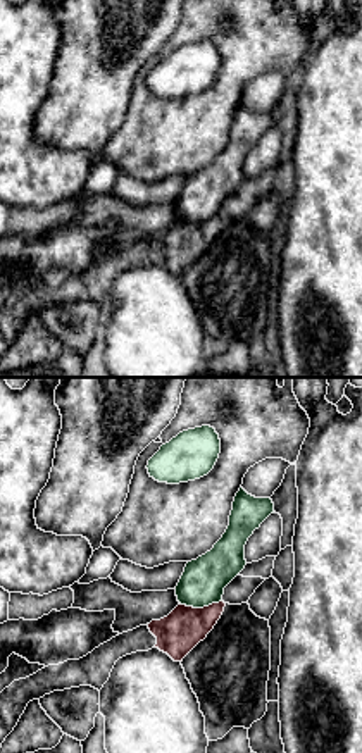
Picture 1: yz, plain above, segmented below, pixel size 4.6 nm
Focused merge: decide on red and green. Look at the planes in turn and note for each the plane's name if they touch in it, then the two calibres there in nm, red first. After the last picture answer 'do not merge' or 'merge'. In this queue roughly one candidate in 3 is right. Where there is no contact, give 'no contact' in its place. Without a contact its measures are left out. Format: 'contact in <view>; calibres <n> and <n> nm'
contact in yz; calibres 200 and 200 nm

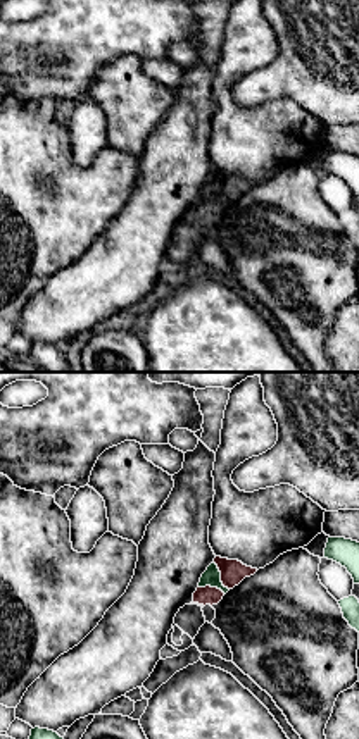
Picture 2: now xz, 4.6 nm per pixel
contact in xz; calibres 110 and 80 nm

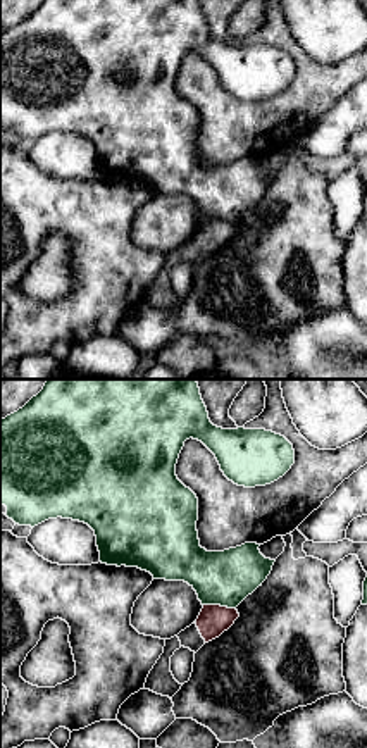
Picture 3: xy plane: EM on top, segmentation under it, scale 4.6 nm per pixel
contact in xy; calibres 140 and 260 nm

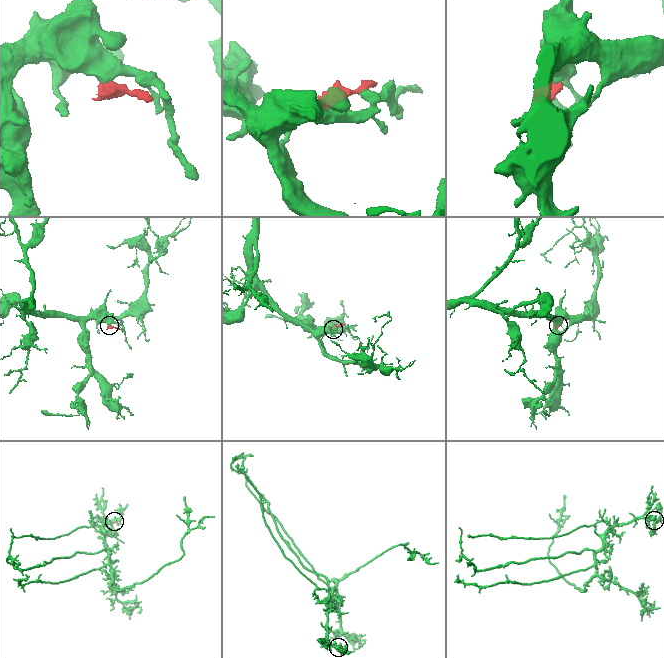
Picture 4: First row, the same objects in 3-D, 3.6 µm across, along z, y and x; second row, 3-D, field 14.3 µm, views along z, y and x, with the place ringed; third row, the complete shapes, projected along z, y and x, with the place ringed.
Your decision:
do not merge

